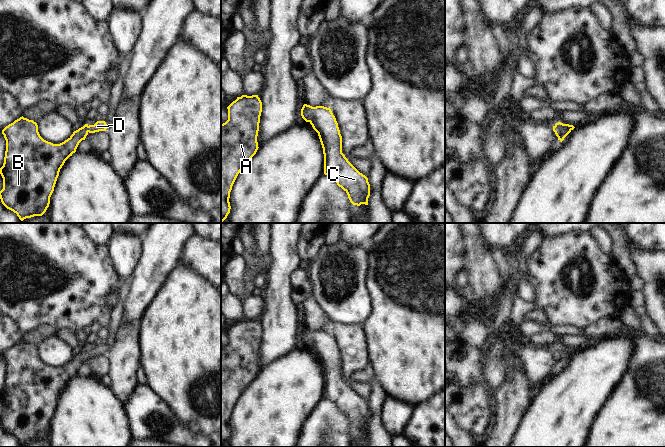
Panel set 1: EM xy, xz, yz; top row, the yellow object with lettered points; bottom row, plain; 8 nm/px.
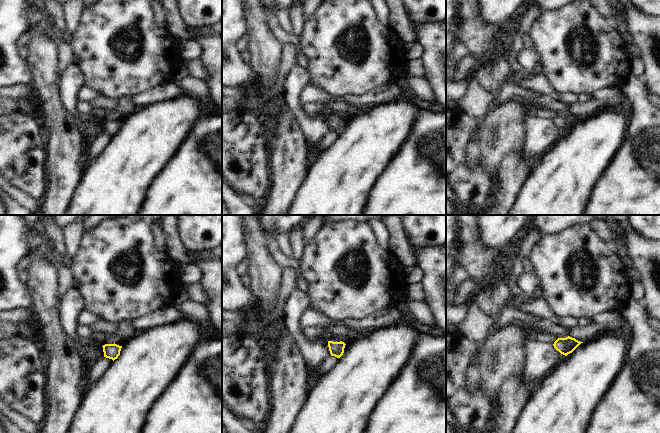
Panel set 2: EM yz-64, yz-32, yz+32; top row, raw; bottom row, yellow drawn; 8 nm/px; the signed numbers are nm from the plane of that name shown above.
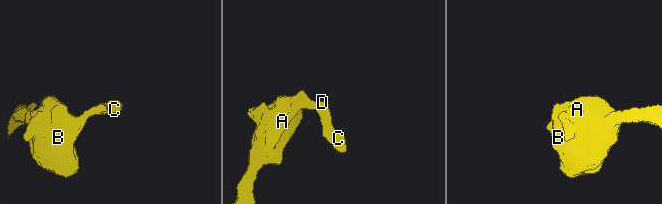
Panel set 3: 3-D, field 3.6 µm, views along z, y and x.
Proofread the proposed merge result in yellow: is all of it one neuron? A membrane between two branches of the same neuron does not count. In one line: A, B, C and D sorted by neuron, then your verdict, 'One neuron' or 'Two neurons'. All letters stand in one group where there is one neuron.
Groups: A B C D. One neuron.

